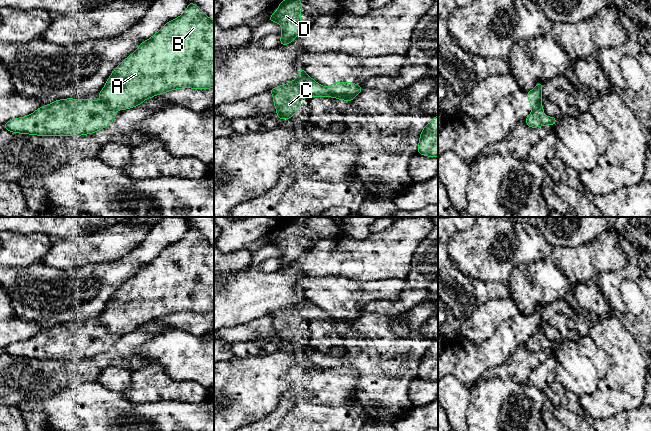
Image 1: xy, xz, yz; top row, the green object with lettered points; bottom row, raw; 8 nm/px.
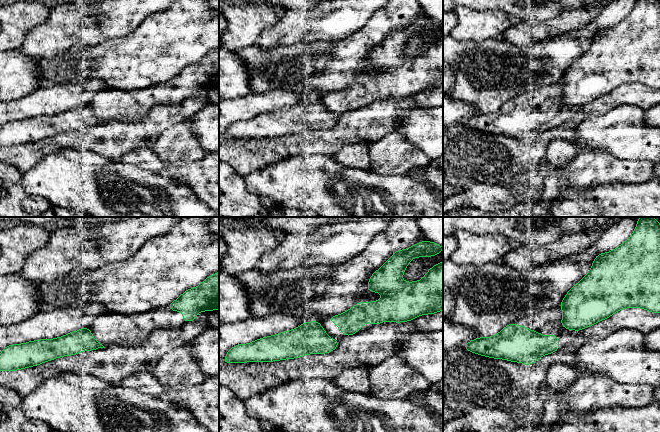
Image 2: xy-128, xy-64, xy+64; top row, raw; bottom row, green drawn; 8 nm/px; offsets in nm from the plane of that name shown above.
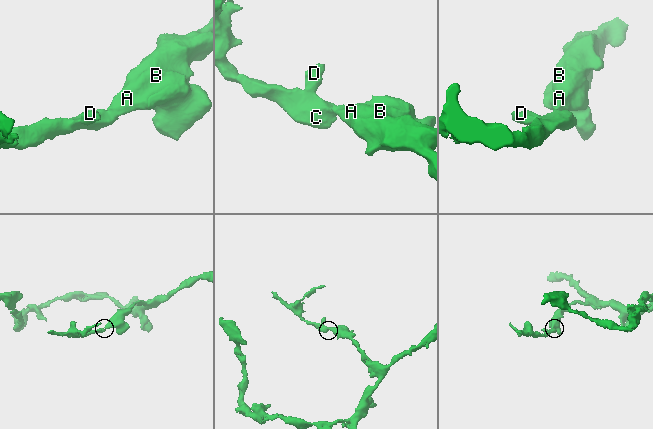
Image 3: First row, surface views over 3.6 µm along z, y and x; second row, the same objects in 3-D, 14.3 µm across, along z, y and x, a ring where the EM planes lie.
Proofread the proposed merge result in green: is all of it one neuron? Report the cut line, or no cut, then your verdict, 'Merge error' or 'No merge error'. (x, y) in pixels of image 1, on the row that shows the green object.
Split along xy (102, 103), (112, 110). Merge error

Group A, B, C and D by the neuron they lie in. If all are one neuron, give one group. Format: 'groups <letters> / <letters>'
groups A B / C D

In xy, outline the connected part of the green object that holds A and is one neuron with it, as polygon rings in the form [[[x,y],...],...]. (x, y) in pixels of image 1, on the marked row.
[[[191,1],[181,16],[166,23],[156,34],[147,41],[143,41],[134,53],[122,61],[98,94],[108,109],[126,110],[140,105],[150,97],[179,88],[214,88],[214,21]]]

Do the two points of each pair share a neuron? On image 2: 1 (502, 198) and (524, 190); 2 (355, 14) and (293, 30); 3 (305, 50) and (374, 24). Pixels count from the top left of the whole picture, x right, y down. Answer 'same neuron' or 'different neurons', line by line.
1: same neuron
2: same neuron
3: same neuron

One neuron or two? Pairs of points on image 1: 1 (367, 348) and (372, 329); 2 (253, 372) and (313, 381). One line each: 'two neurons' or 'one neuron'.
1: one neuron
2: two neurons

